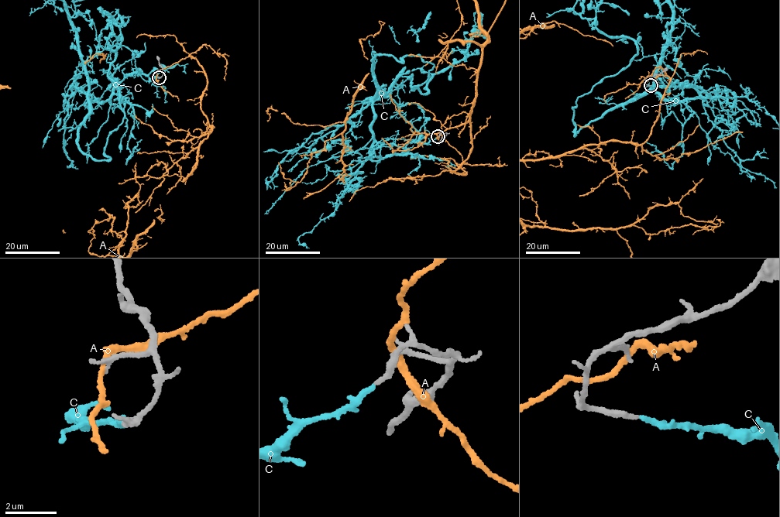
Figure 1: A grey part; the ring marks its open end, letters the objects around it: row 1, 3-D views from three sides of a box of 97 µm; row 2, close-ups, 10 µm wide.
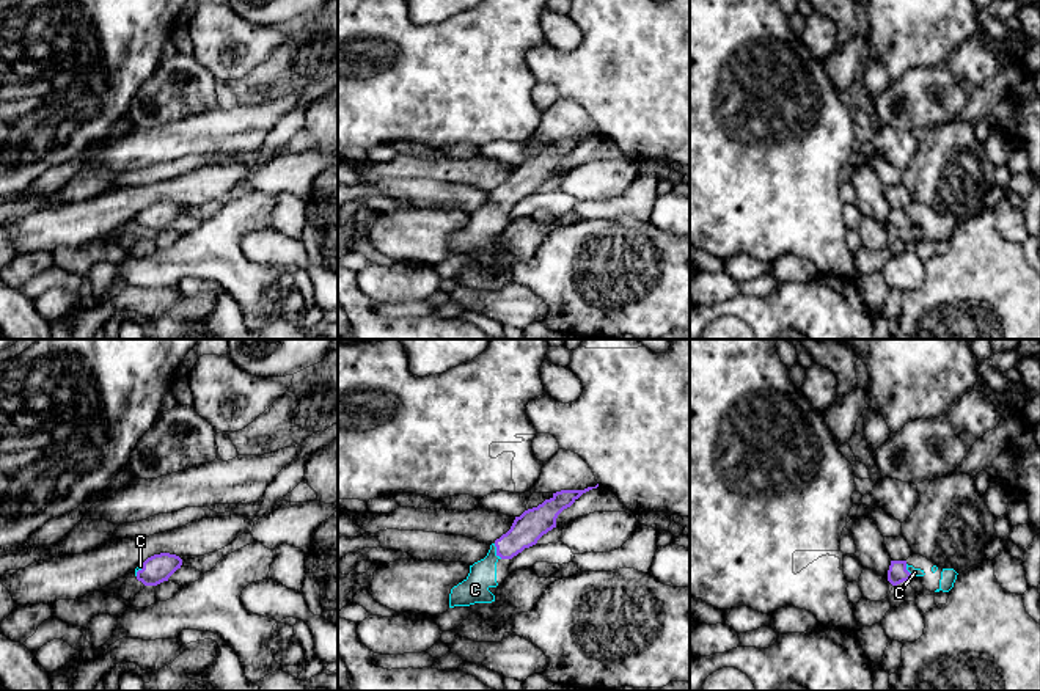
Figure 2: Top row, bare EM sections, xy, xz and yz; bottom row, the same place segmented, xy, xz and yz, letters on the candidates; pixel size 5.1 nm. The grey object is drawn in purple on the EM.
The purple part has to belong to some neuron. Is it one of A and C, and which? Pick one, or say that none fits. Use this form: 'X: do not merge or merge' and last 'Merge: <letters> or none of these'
A: do not merge
C: merge
Merge: C

